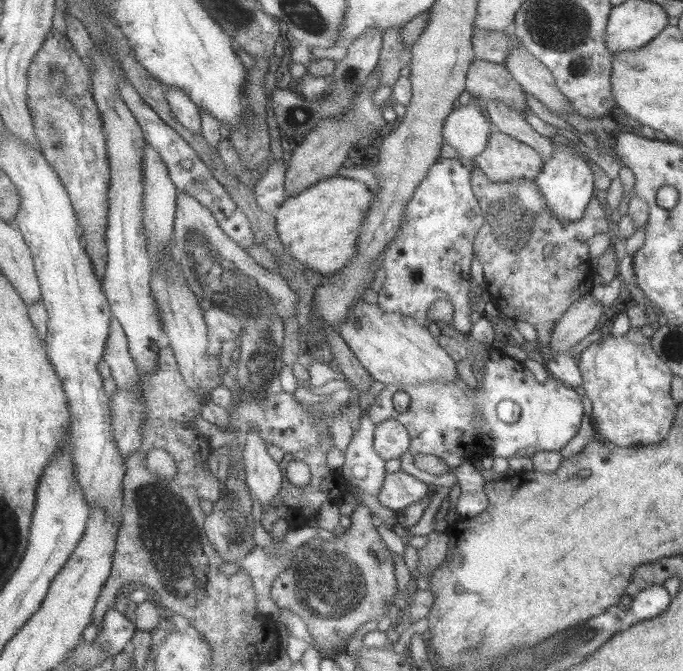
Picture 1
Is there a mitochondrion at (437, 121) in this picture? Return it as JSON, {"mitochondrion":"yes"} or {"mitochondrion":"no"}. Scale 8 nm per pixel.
{"mitochondrion":"no"}

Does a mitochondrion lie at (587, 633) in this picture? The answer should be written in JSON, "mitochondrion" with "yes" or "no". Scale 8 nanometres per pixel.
{"mitochondrion":"yes"}

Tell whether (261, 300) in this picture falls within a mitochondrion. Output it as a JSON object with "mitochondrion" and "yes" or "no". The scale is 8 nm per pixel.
{"mitochondrion":"yes"}

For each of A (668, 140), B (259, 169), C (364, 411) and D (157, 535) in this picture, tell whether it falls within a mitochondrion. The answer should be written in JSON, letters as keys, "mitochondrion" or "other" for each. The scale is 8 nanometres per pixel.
{"A":"other","B":"other","C":"other","D":"mitochondrion"}

